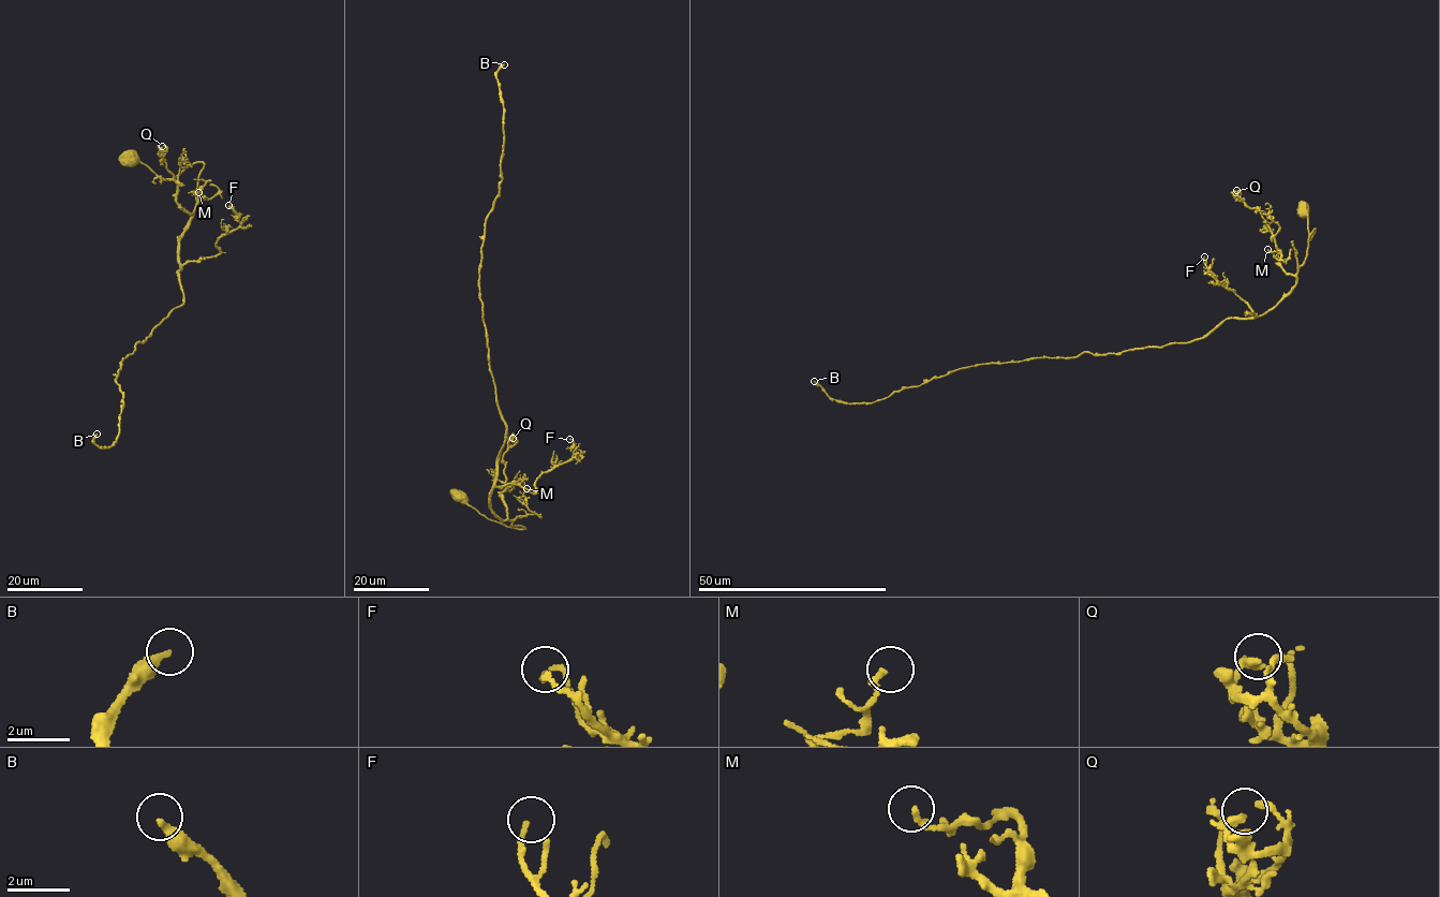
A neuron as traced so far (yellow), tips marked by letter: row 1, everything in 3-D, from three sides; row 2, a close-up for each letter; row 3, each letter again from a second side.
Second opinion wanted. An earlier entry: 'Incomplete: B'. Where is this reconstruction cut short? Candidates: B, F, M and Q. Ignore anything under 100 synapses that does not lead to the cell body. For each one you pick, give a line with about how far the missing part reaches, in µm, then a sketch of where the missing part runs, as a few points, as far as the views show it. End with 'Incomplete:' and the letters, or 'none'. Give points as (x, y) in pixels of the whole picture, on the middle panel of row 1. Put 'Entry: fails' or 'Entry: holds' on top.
Entry: holds
B: 150 µm | (504, 64), (600, 25), (612, 63), (635, 55), (657, 77), (646, 55), (673, 43), (667, 60)
Incomplete: B

